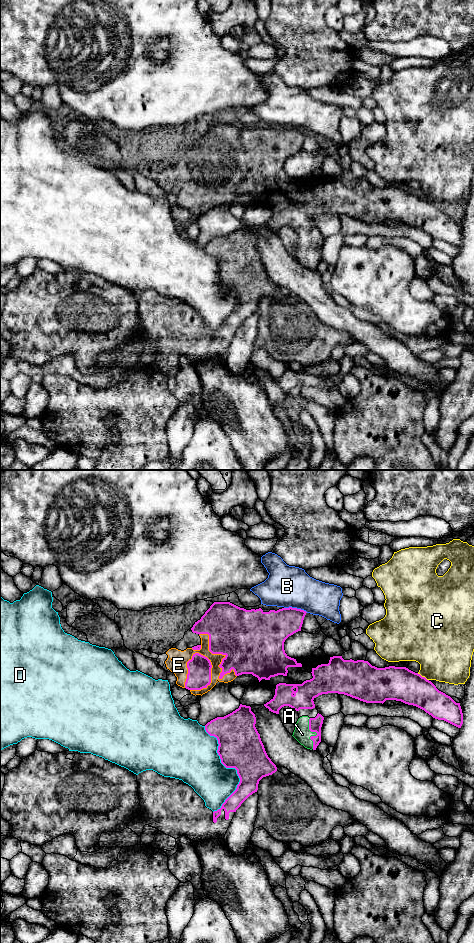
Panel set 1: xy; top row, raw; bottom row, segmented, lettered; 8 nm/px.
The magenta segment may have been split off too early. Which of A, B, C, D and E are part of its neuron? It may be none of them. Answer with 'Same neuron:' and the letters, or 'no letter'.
Same neuron: A, E

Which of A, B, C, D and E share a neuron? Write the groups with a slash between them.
A E / B / C / D

